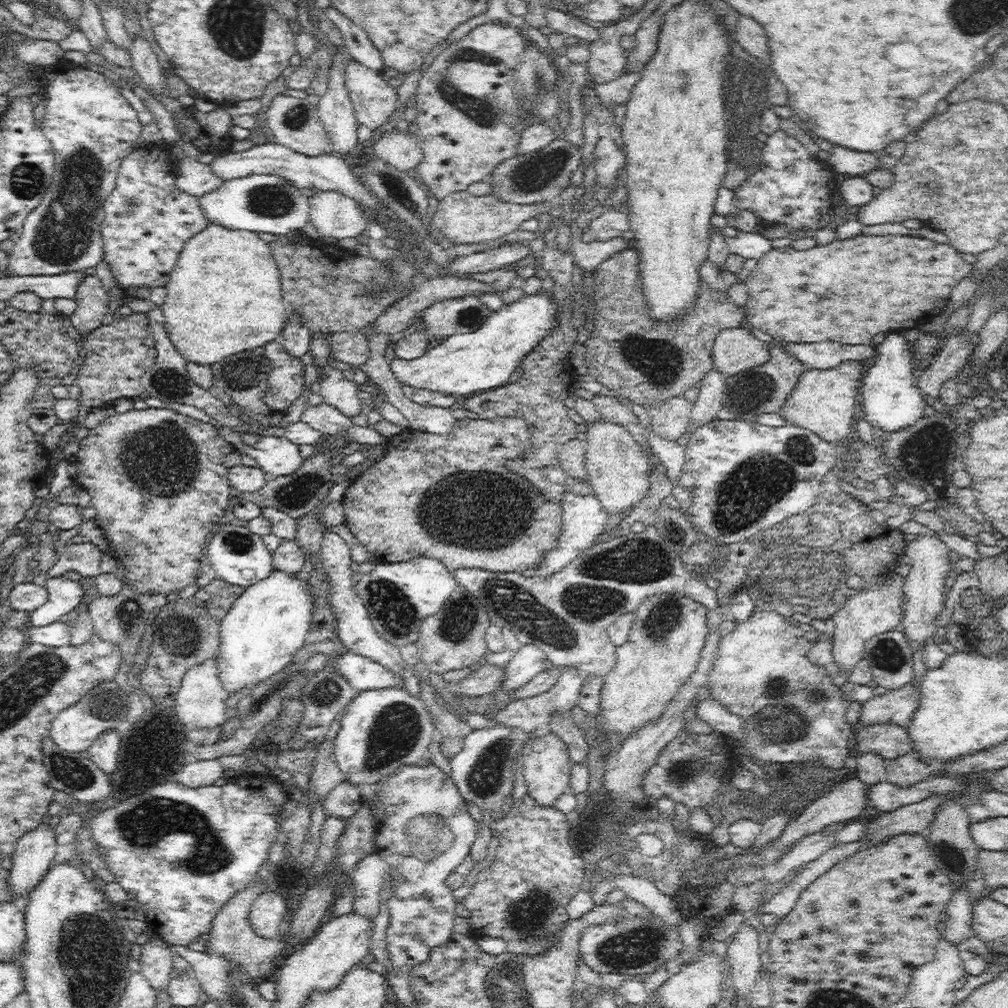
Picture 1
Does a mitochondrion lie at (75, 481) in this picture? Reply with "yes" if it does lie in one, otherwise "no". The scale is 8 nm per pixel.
no

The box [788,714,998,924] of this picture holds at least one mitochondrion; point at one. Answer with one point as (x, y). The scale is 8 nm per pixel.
(950, 857)

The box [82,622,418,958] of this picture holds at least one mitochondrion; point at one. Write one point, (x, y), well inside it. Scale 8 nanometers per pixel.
(143, 822)

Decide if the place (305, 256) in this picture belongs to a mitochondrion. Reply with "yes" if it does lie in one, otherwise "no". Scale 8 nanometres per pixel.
no

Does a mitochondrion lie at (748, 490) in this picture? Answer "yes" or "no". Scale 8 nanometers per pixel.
yes

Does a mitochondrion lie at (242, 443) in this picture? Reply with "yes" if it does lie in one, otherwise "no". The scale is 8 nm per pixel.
no

